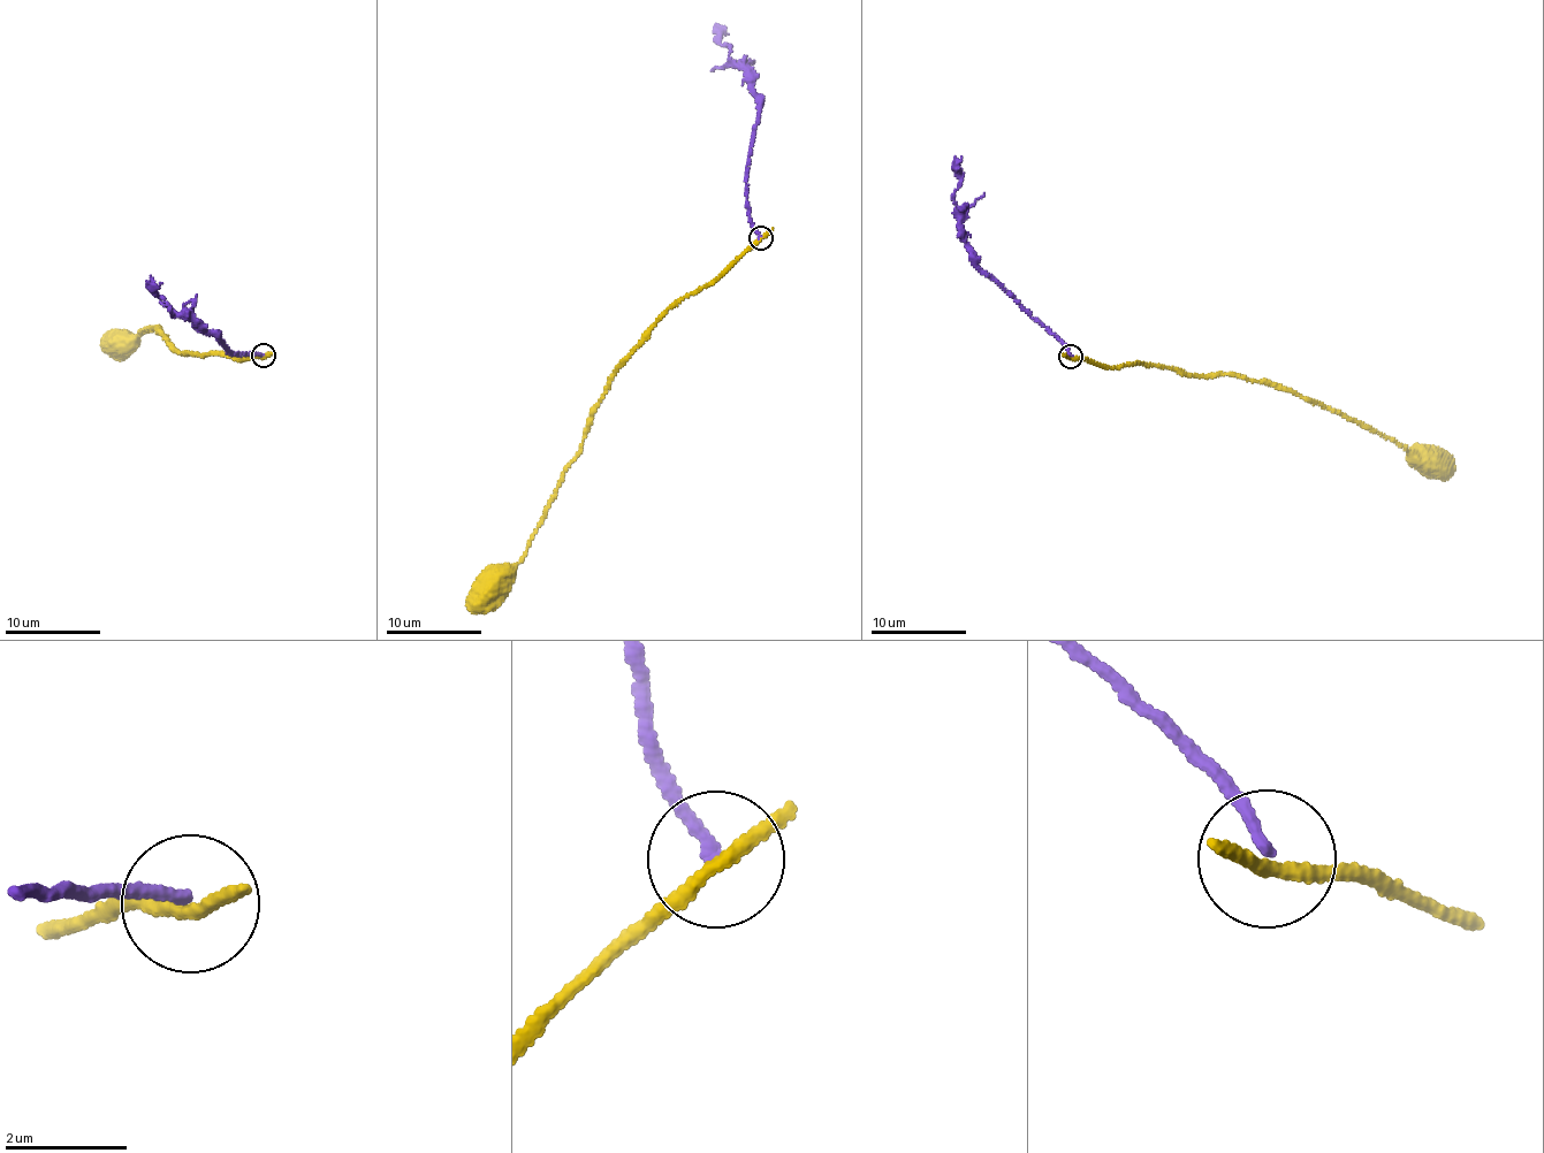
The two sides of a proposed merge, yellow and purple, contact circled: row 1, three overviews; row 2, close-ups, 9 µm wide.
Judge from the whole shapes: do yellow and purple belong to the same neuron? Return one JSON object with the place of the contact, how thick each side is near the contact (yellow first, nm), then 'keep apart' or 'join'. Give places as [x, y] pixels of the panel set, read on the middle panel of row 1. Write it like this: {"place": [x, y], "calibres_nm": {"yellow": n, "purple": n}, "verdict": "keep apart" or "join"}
{"place": [760, 237], "calibres_nm": {"yellow": 200, "purple": 190}, "verdict": "keep apart"}

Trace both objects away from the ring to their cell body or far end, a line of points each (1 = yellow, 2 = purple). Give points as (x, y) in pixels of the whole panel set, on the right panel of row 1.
1: (1070, 357), (1111, 367), (1127, 363), (1155, 366), (1196, 376), (1226, 374), (1295, 391), (1427, 462)
2: (1070, 354), (1060, 341), (976, 264), (953, 198), (961, 182), (958, 173), (961, 157)

